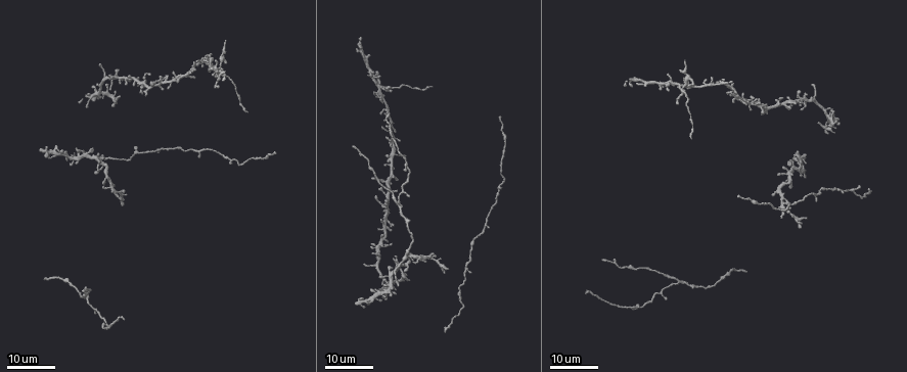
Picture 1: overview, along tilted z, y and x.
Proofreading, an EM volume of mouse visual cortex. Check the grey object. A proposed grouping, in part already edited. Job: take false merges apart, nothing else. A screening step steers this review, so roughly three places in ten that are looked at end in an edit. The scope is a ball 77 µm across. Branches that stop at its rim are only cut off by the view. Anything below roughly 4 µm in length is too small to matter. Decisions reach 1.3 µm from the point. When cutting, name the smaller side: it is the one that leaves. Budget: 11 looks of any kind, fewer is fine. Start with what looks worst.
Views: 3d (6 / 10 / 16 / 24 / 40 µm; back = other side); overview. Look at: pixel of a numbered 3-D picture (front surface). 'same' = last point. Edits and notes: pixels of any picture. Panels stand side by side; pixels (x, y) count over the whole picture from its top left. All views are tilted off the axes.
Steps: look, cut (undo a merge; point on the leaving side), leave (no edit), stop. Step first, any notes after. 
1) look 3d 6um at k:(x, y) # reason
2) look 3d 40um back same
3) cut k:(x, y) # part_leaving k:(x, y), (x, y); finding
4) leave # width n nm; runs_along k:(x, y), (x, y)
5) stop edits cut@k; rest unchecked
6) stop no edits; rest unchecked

look 3d 24um at 1:(458, 296) # branch point

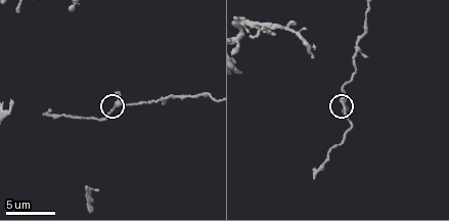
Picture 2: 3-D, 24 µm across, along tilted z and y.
look 3d 6um at 2:(116, 104)

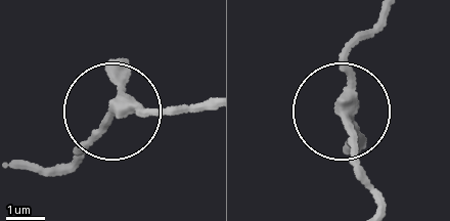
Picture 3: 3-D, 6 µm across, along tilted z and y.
leave # continuous, no second neuron

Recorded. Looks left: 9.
look 3d 16um at 1:(400, 208) # three arms meet

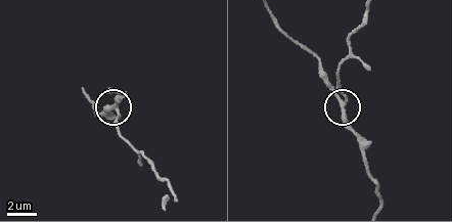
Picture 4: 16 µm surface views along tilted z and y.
look 3d 6um at 4:(342, 104)

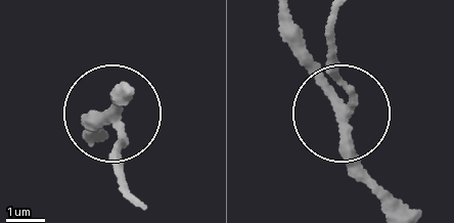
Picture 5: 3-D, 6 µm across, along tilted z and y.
look 3d 6um back at 5:(115, 120)

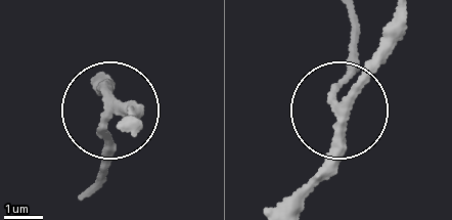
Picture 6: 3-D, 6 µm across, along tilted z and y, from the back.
leave # width 210 nm; continuous, no second neuron

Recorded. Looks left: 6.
look 3d 16um at 2:(280, 25) # four arms meet

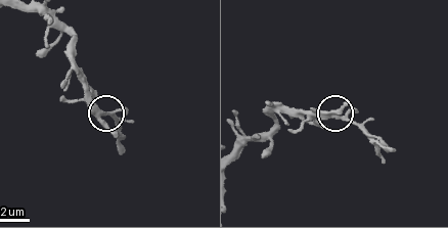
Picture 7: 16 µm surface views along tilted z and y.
leave # width 300 nm; all the same neuron

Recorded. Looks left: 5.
look 3d 16um at 1:(830, 128) # small branch off a trunk

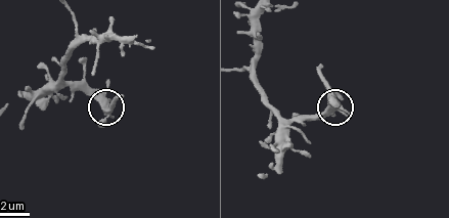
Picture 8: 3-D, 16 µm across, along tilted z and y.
look 3d 6um same

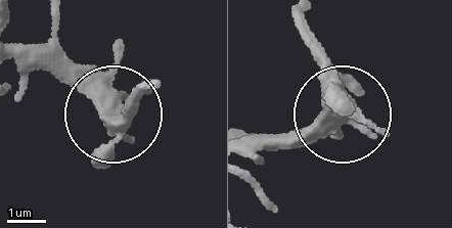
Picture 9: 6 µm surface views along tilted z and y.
leave # one neuron here

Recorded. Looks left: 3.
look 3d 24um at 1:(82, 155) # four-way junction

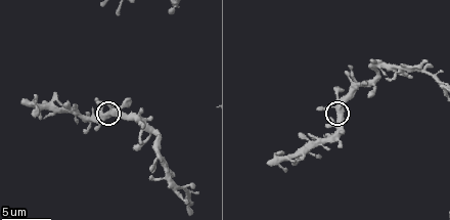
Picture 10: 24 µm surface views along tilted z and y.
look 3d 10um at 10:(338, 119)

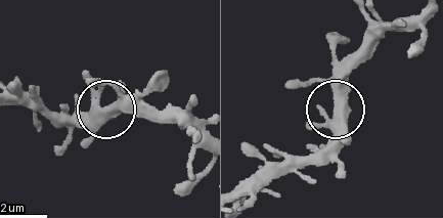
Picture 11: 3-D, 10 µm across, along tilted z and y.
leave # arms 4; one neuron here

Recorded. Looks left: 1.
stop no edits; rest unchecked

